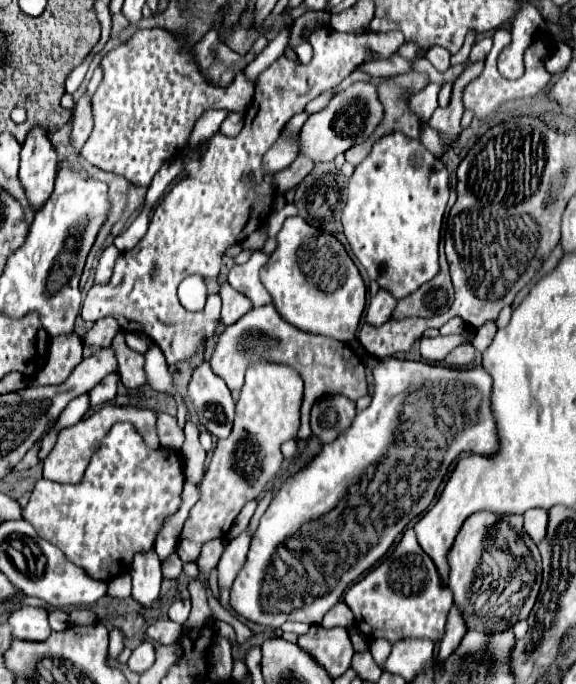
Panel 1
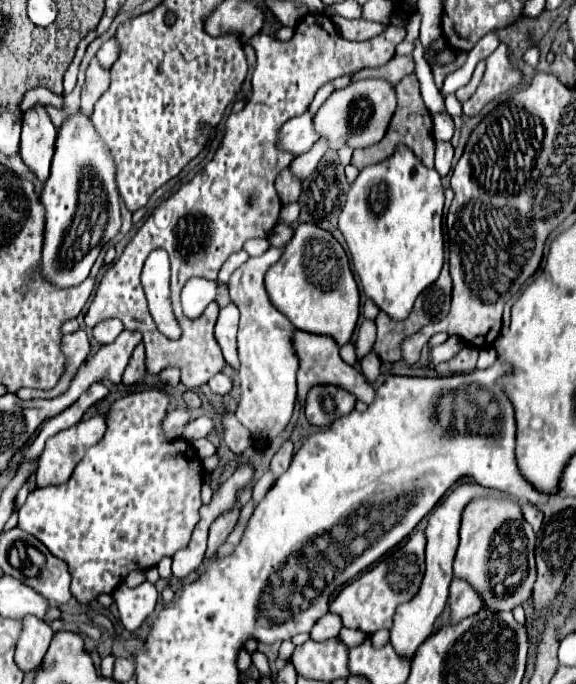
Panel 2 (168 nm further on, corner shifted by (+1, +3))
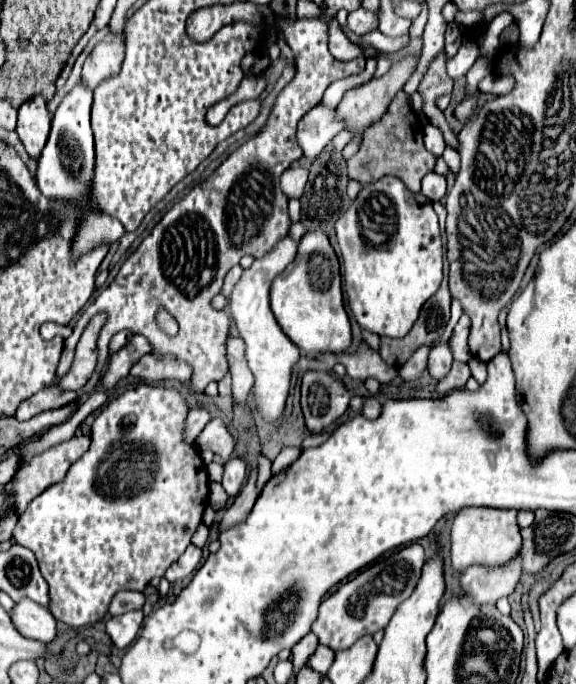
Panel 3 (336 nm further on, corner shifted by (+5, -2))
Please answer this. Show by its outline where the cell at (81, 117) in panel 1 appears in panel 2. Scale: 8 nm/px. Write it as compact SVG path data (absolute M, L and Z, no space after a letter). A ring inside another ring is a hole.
M92 60L90 66L88 66L88 70L86 70L86 82L82 86L82 104L80 104L80 110L86 116L92 116L94 104L104 94L104 90L106 90L108 84L110 84L108 70L102 70L100 64L96 60Z

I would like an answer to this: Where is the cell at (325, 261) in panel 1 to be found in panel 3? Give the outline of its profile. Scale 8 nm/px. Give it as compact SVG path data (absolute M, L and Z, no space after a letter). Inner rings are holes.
M308 231L296 255L294 265L286 273L274 279L270 301L272 313L286 333L290 341L302 353L342 353L352 343L350 321L342 301L342 287L340 287L340 265L338 257L322 231Z

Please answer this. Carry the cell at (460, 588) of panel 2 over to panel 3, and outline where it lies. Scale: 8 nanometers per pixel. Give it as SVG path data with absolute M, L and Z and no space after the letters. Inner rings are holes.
M514 557L506 565L484 567L484 565L470 565L460 577L462 591L472 595L478 605L496 603L500 597L508 597L522 575L522 559Z

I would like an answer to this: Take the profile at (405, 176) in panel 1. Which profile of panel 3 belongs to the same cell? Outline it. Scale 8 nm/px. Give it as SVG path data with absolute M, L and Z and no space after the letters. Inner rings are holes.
M382 177L376 183L366 185L350 209L336 221L336 237L342 251L343 283L348 305L360 329L376 333L380 337L404 337L422 305L438 291L442 281L442 241L438 229L438 217L430 199L422 193L412 193L398 177Z

